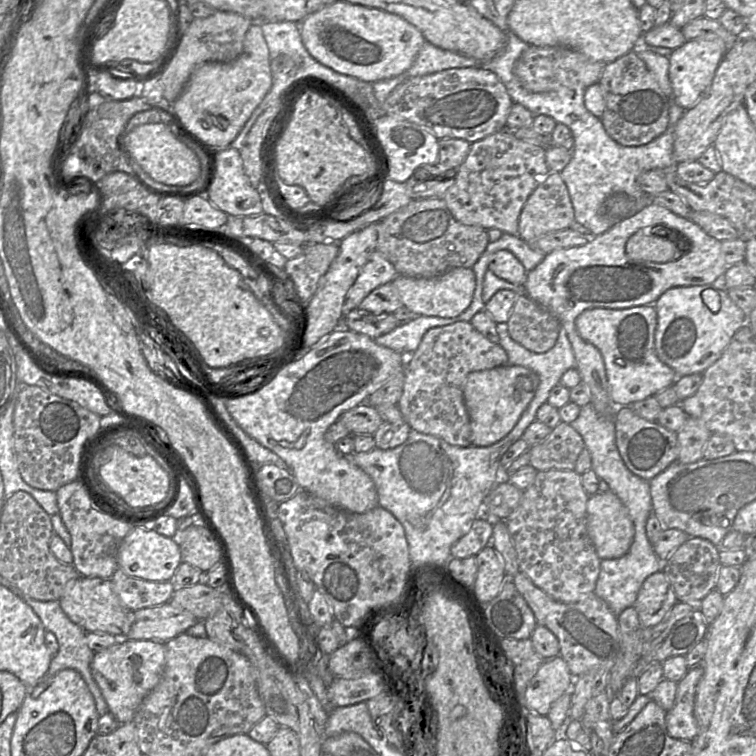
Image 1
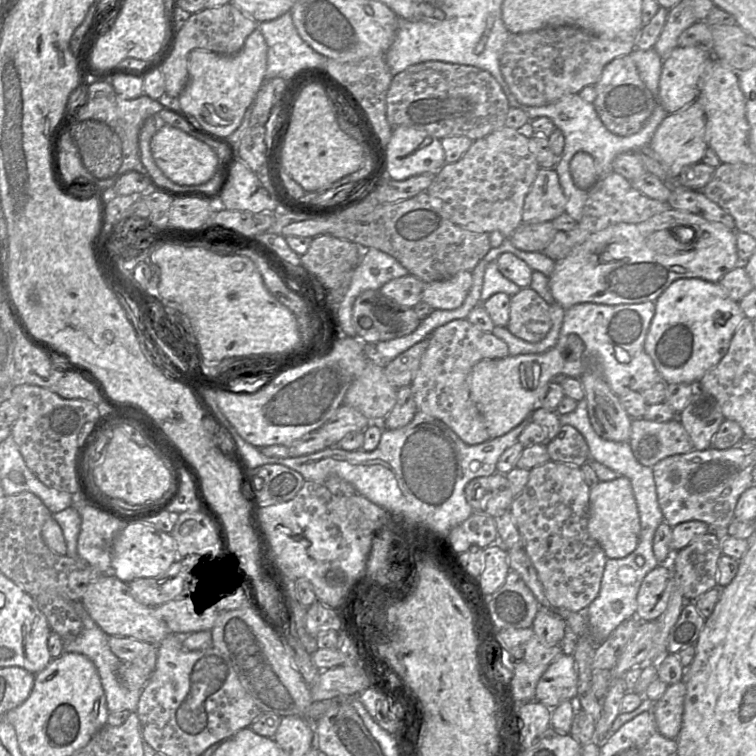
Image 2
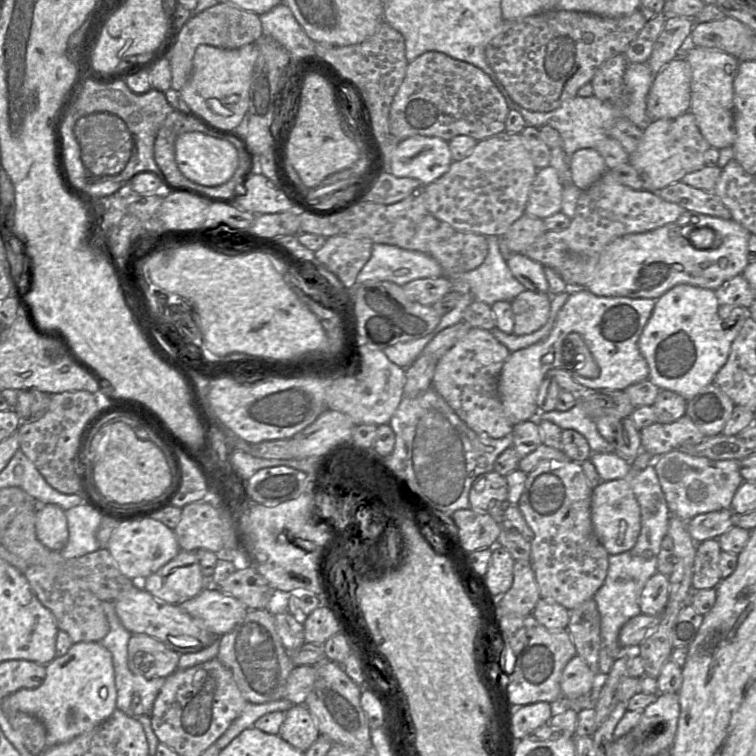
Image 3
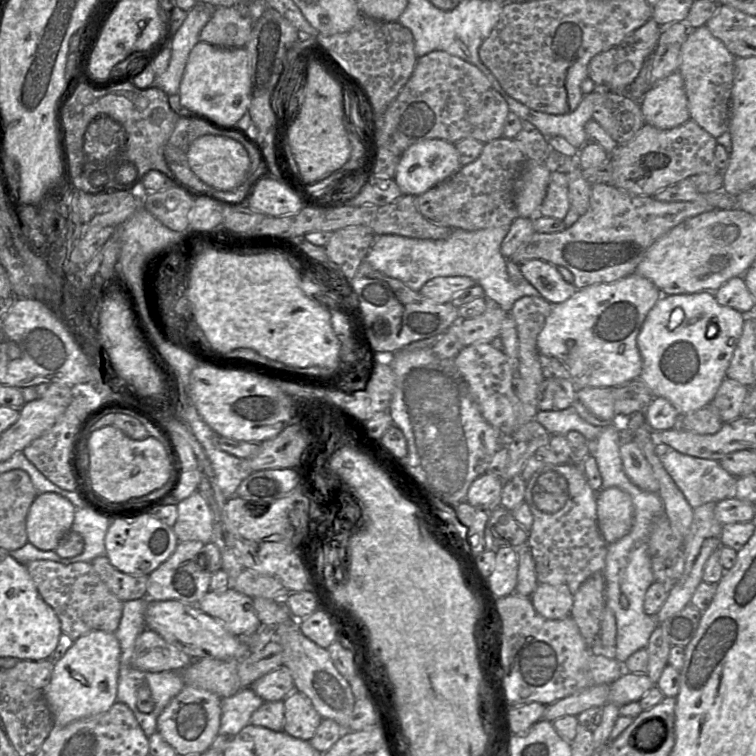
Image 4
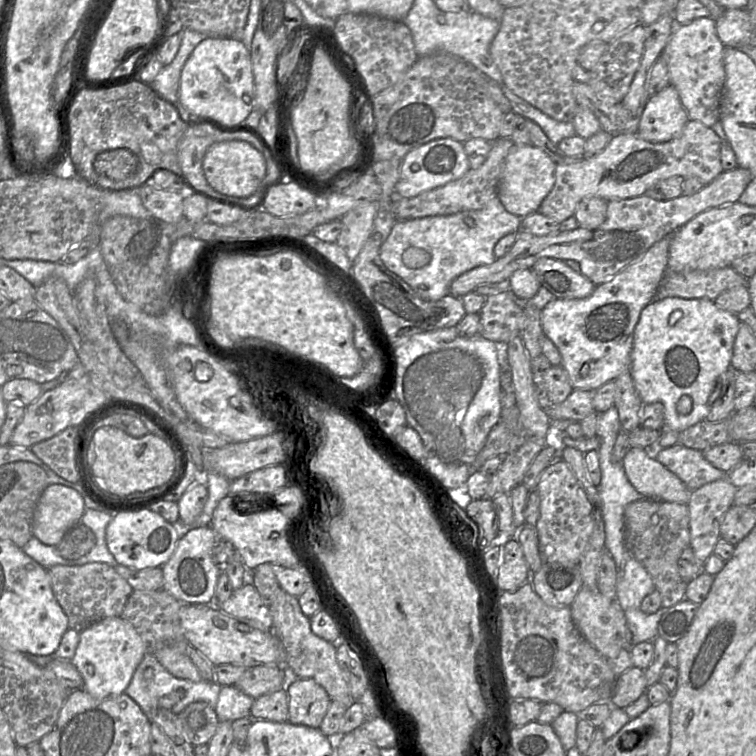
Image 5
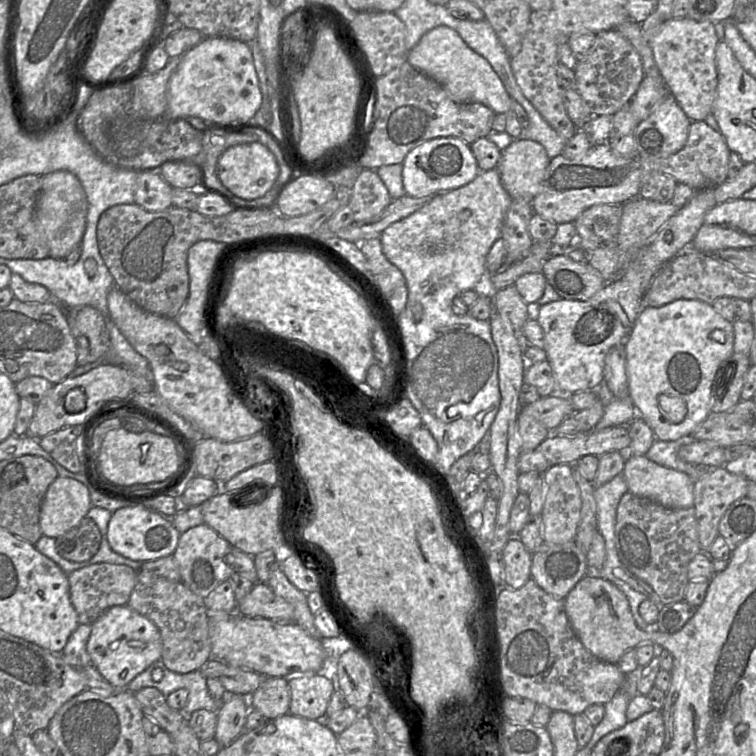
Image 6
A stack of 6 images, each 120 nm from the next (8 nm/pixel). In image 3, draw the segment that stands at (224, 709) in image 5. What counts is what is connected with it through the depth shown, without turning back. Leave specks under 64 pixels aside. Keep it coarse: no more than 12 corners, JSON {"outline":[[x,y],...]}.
{"outline":[[287,699],[262,704],[247,702],[242,713],[214,742],[222,750],[261,716],[286,712]]}

